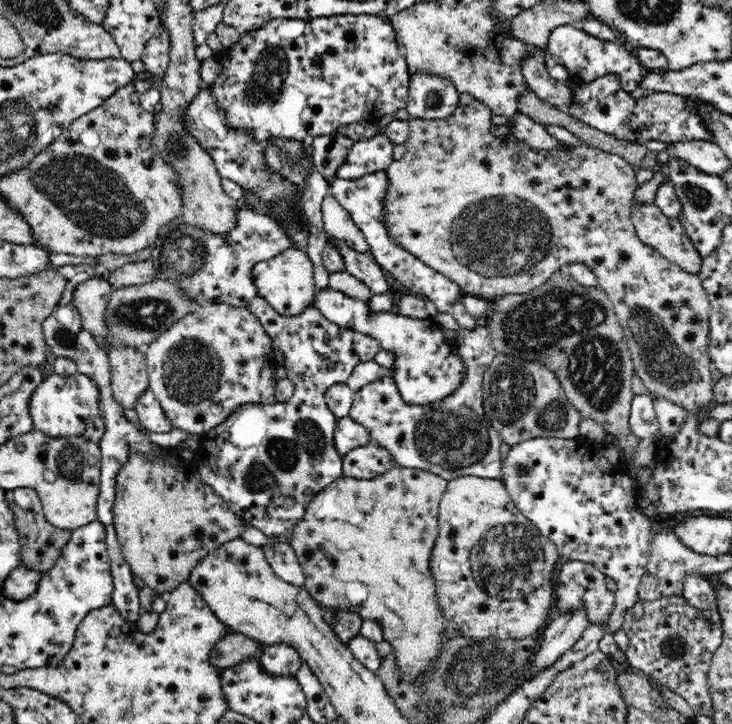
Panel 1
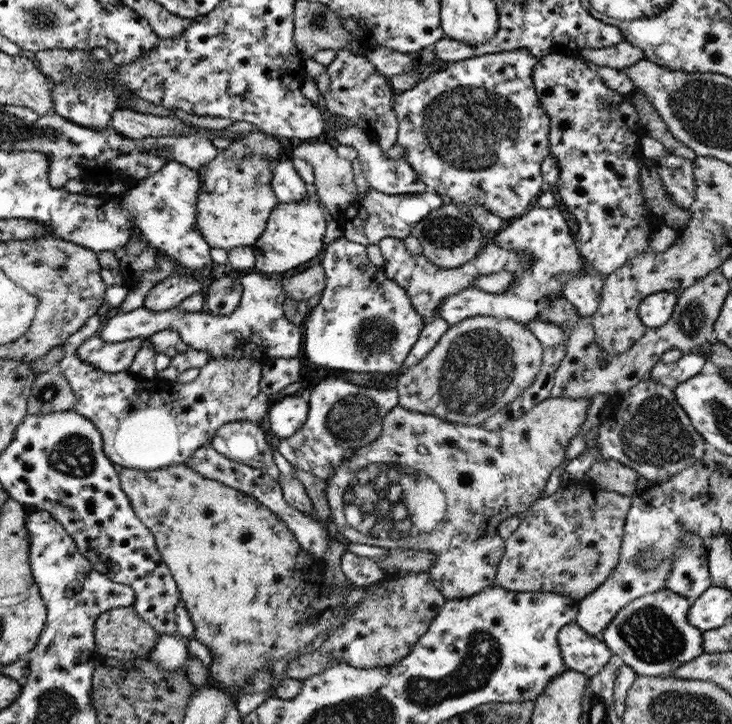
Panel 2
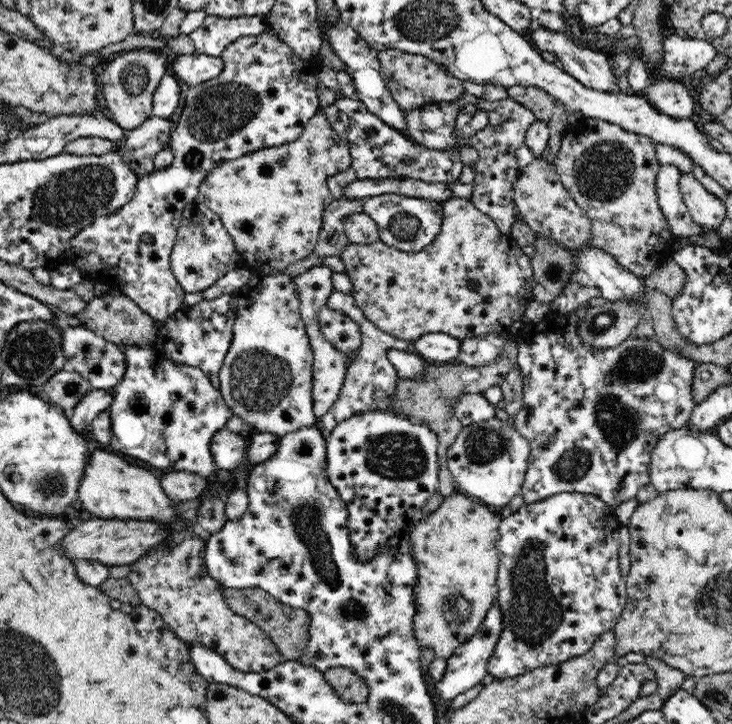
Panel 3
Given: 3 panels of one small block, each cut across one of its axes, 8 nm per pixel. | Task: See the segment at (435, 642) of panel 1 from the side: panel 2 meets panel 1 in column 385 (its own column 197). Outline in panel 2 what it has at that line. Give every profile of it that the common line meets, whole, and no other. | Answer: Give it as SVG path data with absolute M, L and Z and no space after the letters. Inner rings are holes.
M175 465L151 472L122 468L120 477L122 478L123 492L127 494L132 509L140 517L144 526L148 527L148 530L152 532L156 548L177 584L181 600L184 602L190 619L192 619L194 638L200 643L207 645L210 649L212 662L208 666L207 672L209 673L210 681L218 684L218 687L224 687L224 689L229 690L230 693L237 697L242 695L244 686L248 683L248 677L254 675L260 667L272 667L272 664L277 660L290 658L292 653L312 643L321 633L329 636L330 632L340 627L340 625L344 625L346 620L348 620L352 609L342 609L341 603L346 599L348 592L353 589L353 586L350 586L349 583L349 588L345 585L341 588L332 588L330 584L325 584L324 570L320 558L313 557L308 551L304 550L284 520L280 516L275 515L274 512L269 512L268 508L265 508L259 501L250 496L245 496L242 492L239 492L240 490L230 488L218 482L218 480L201 476L185 465Z

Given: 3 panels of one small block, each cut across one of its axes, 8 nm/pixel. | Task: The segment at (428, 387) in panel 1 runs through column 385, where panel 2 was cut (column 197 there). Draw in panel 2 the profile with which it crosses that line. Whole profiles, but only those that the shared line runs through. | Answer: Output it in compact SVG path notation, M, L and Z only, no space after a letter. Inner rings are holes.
M248 271L240 281L243 288L240 304L228 316L218 316L206 311L184 311L178 306L164 311L152 311L142 306L126 314L114 313L98 336L106 344L118 344L135 338L148 340L156 332L172 328L190 348L208 351L212 359L248 357L264 363L268 359L296 357L303 345L303 333L296 324L286 320L283 310L286 292L282 288L282 281L276 282L266 274L255 271Z

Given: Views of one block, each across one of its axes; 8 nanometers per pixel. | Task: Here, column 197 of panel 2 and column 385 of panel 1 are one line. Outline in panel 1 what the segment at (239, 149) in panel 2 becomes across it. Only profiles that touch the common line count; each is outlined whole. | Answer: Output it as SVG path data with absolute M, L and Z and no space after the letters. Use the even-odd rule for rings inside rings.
M477 99L472 104L460 105L451 115L443 119L409 118L407 121L409 135L405 142L406 152L400 160L392 161L390 166L384 170L388 177L388 190L386 190L384 198L384 225L386 225L391 238L426 266L458 283L463 294L472 294L490 301L494 296L526 294L526 292L546 283L546 280L556 270L565 269L568 264L574 264L574 262L585 264L597 276L600 289L605 291L608 298L612 300L613 310L616 311L621 322L625 341L631 352L635 372L647 388L646 392L668 402L679 404L689 414L703 417L706 410L715 401L713 395L715 382L711 377L712 362L708 352L711 304L698 274L686 272L683 268L664 258L655 248L642 243L638 238L634 223L631 221L632 199L637 186L637 170L621 156L604 152L602 149L584 142L577 146L564 145L558 150L538 150L522 142L512 132L509 135L494 136L490 132L490 128L493 126L492 112Z

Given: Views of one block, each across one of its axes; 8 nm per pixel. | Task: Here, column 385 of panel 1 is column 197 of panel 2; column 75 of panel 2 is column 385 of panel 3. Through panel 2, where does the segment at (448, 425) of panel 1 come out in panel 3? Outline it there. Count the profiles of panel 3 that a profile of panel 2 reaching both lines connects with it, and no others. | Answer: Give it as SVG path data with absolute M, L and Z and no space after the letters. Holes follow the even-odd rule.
M334 291L327 300L327 307L336 312L343 313L348 319L359 326L361 332L360 348L354 353L347 366L344 382L338 392L338 398L328 409L328 412L318 419L318 425L324 428L325 432L332 432L332 429L344 419L350 418L358 413L367 413L374 409L378 411L392 412L394 415L402 416L404 419L411 420L410 416L405 416L403 412L395 412L393 408L387 405L388 399L395 397L396 379L399 377L391 360L388 359L387 352L392 347L399 347L397 340L393 336L382 332L375 324L369 322L368 318L358 308L355 299L345 292Z

